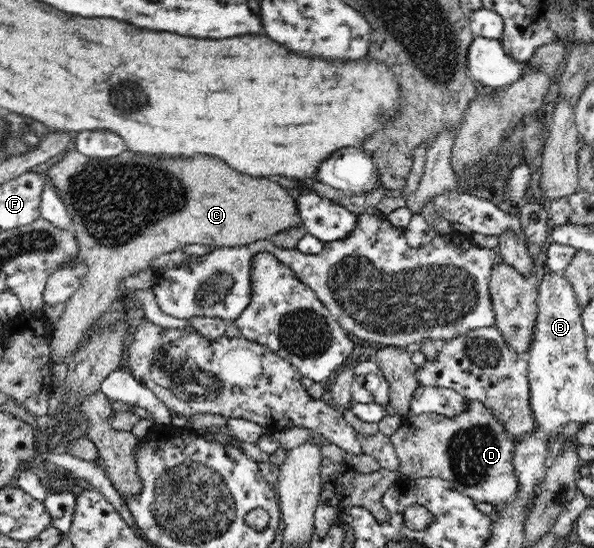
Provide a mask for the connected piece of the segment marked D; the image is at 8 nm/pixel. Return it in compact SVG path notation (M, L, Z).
M475 401L455 417L444 417L440 414L425 413L402 419L402 425L390 436L397 458L399 459L399 477L418 479L439 477L449 481L455 490L472 498L476 503L487 502L494 507L513 502L518 497L519 483L512 463L513 439L495 419L491 409Z

